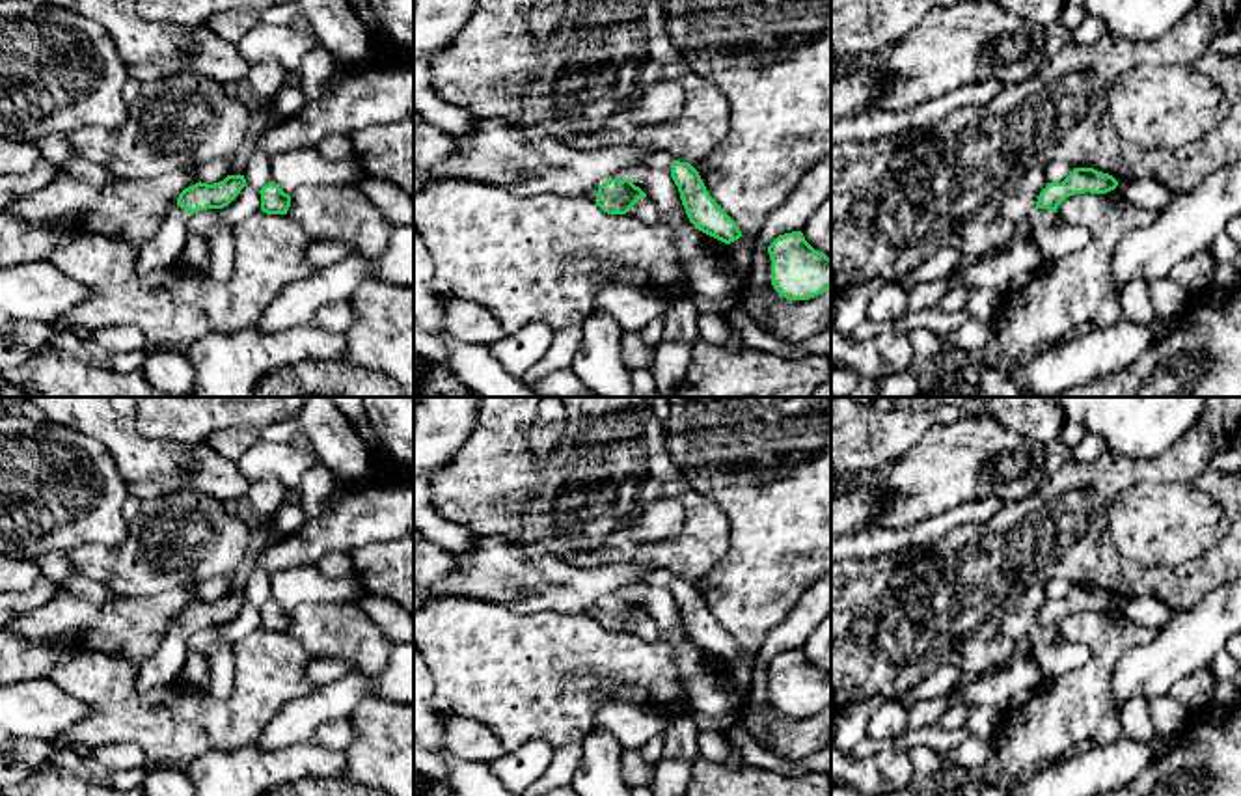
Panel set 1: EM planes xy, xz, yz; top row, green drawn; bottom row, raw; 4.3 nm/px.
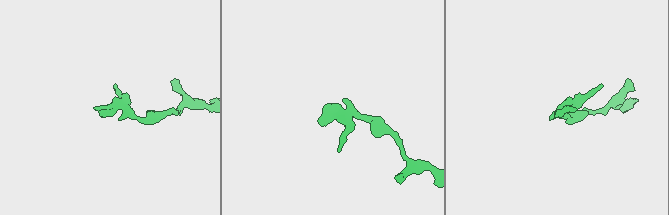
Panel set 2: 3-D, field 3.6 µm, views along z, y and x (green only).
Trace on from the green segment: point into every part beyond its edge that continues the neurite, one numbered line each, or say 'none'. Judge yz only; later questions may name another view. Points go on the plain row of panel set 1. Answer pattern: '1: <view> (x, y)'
1: yz (1053, 658)

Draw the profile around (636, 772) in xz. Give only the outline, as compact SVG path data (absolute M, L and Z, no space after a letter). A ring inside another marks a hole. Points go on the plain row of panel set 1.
M622 749L620 774L630 789L652 787L656 764L647 762L641 749Z

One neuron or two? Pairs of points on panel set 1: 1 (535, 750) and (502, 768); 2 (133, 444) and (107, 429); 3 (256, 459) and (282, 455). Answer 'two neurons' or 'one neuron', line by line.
1: one neuron
2: one neuron
3: one neuron

